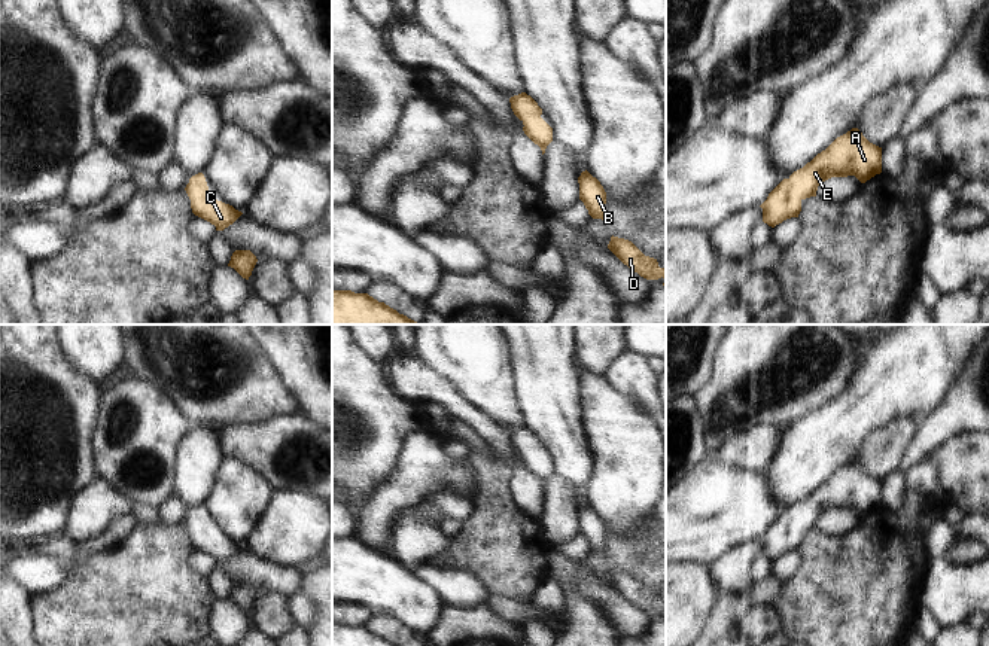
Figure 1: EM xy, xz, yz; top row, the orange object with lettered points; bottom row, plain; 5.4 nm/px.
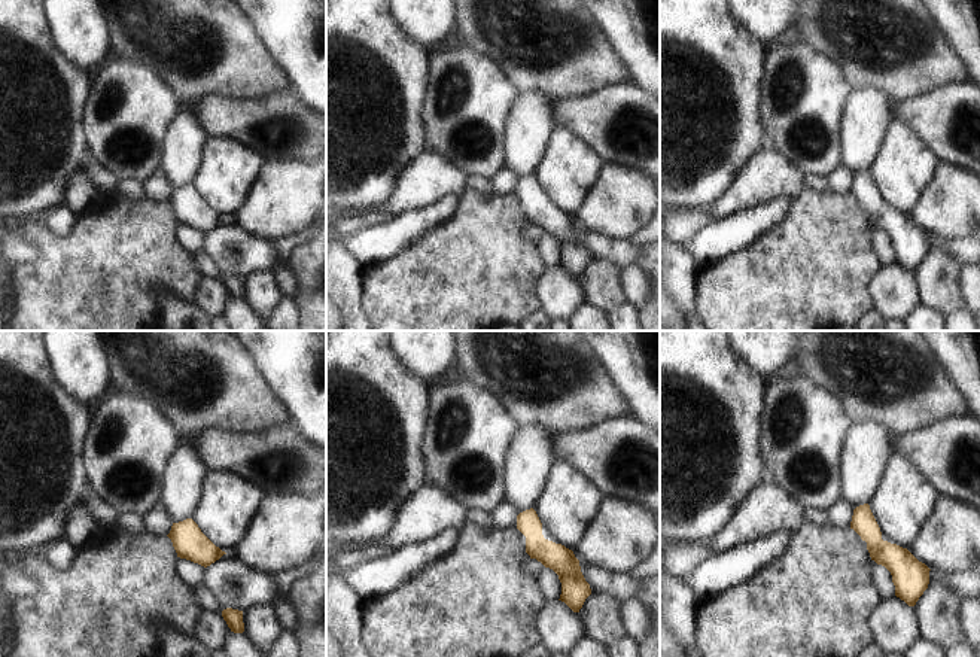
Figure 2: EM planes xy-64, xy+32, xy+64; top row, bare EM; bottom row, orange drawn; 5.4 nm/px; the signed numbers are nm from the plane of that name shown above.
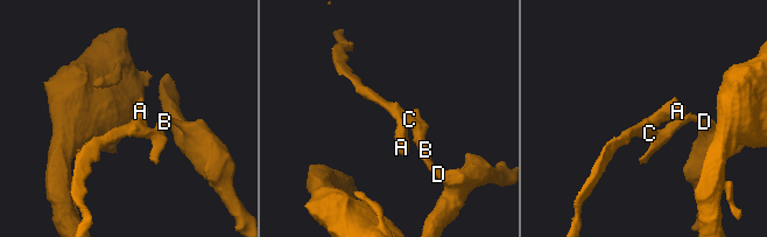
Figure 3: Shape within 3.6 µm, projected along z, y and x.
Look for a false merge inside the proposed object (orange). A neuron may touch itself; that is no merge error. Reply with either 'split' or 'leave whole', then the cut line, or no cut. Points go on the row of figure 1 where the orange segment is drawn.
leave whole; no cut

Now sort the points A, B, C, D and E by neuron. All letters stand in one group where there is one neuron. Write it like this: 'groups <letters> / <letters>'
groups A B C D E

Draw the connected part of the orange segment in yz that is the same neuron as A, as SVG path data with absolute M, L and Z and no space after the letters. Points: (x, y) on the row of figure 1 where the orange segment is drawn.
M852 128L769 194L760 205L763 222L775 228L786 219L798 217L801 201L816 196L818 186L831 177L855 176L865 183L880 173L882 147L870 143L858 128Z

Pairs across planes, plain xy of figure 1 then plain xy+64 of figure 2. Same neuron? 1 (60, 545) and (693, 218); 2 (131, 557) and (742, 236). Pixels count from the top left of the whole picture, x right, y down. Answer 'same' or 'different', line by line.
1: same
2: different

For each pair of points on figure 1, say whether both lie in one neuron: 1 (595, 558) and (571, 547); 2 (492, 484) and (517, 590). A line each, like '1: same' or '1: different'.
1: different
2: same

